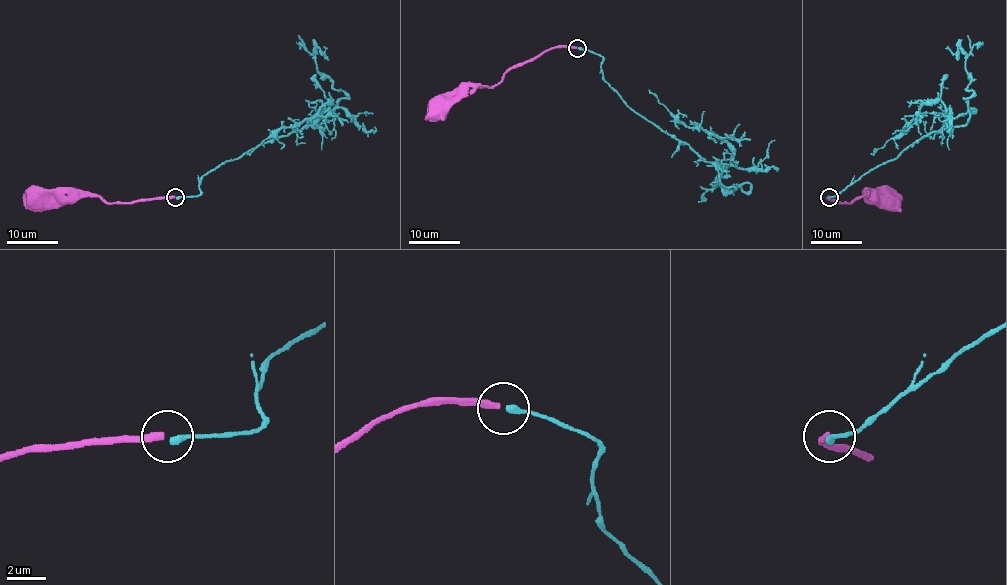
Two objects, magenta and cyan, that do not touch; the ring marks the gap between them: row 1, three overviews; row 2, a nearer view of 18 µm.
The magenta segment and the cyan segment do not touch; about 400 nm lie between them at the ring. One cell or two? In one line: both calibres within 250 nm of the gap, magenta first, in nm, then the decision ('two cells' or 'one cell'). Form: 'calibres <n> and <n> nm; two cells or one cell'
calibres 320 and 360 nm; two cells

